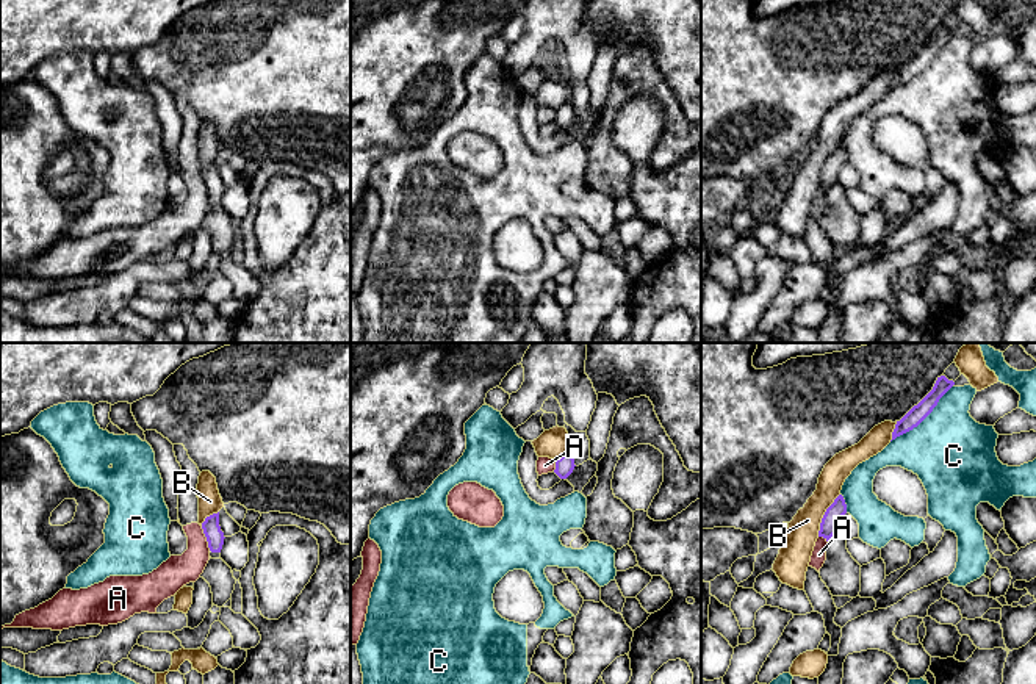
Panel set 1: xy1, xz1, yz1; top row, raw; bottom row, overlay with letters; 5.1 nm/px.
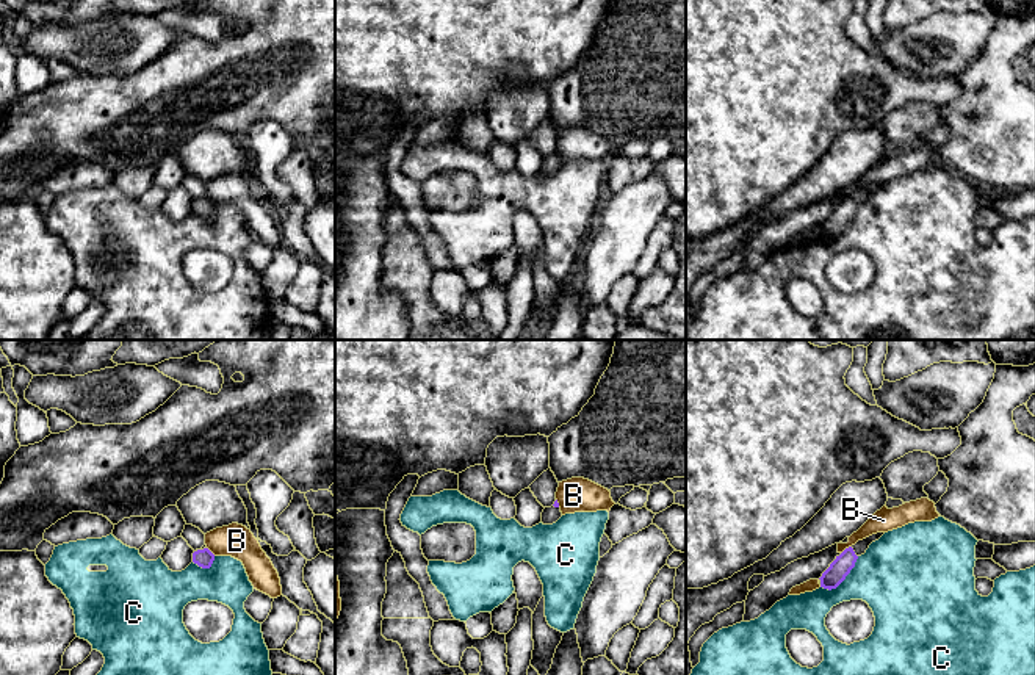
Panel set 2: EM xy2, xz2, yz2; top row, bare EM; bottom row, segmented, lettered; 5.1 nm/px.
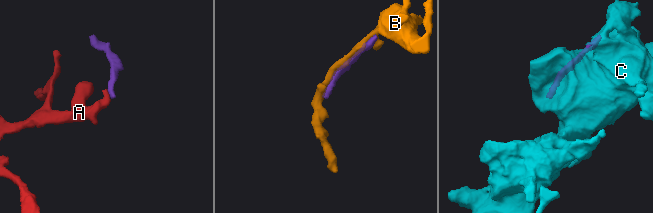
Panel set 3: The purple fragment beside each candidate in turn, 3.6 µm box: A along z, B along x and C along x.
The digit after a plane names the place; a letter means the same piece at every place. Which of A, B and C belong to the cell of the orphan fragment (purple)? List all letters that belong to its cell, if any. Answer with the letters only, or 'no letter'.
no letter

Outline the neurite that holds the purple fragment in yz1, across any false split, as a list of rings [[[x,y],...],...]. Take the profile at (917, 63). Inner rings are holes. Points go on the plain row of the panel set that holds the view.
[[[945,25],[937,27],[933,39],[914,55],[900,70],[897,70],[892,81],[892,89],[917,77],[937,55],[939,49],[955,34]]]

